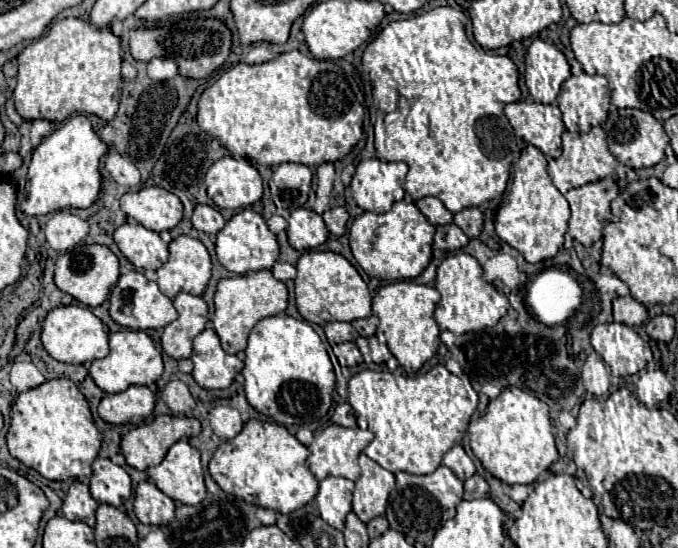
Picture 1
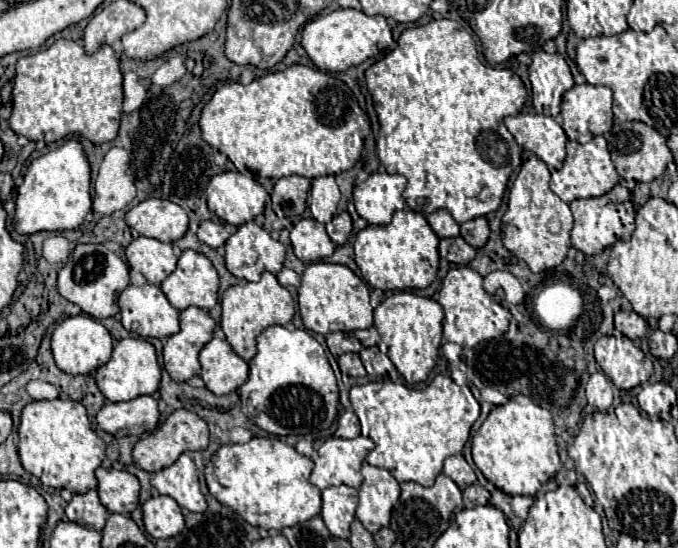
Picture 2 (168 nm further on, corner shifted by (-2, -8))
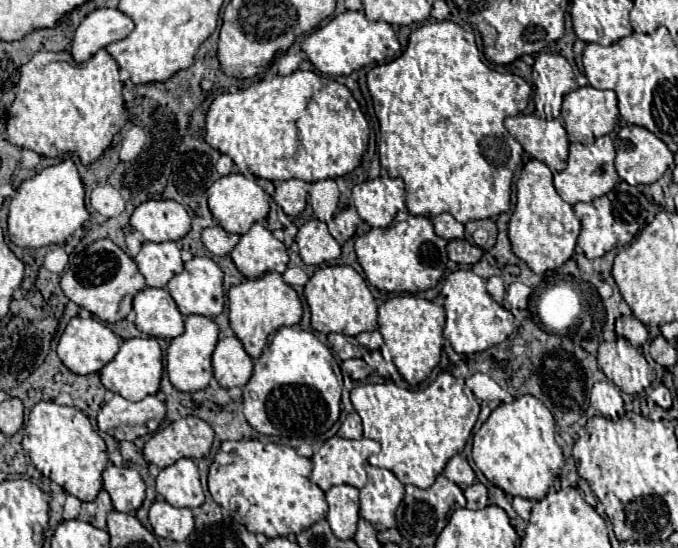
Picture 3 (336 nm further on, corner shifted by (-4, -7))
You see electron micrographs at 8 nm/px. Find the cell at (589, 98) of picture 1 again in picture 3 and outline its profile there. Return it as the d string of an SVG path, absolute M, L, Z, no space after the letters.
M590 85L578 87L564 95L562 103L562 119L564 119L564 129L568 131L570 143L590 143L598 139L600 135L608 135L614 125L618 123L618 101L614 91L600 91Z

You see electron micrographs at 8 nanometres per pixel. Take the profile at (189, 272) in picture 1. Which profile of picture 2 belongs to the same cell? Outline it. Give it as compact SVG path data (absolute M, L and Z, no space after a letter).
M184 250L176 270L160 284L176 310L190 306L212 310L218 302L218 272L214 264L196 250Z

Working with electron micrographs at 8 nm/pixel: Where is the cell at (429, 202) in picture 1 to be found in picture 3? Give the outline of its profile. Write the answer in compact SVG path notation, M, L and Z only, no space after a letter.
M440 213L432 217L434 231L442 239L464 239L464 225L458 223L450 213Z

